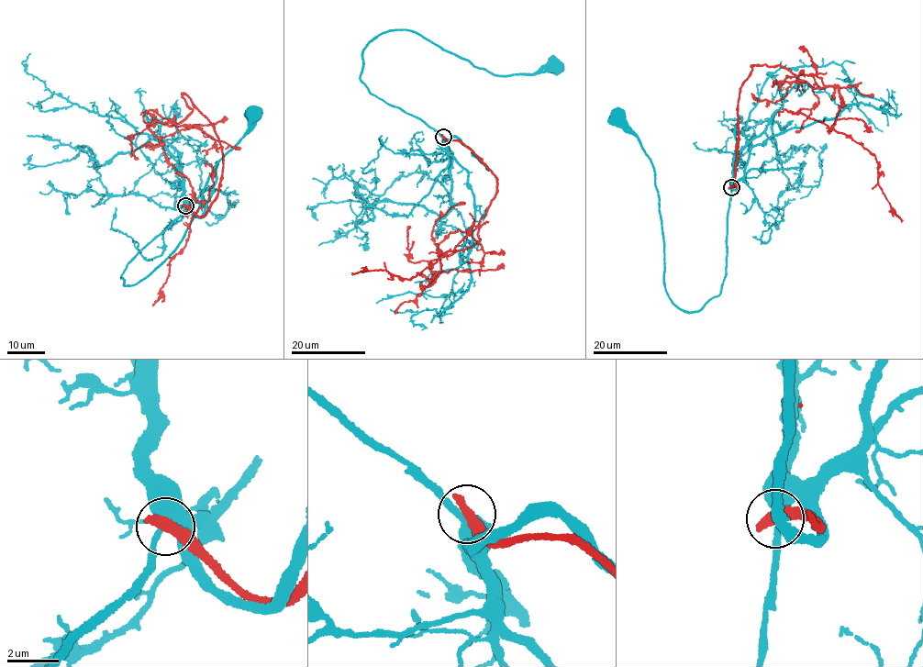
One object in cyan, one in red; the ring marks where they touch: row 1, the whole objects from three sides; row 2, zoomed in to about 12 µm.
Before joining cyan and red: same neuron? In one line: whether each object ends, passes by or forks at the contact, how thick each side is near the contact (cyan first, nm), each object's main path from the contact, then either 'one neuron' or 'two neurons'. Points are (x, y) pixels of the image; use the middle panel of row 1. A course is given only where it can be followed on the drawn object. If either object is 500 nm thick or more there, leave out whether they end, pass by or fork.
cyan passes by | red ends | 360/440 nm | cyan via (443, 137), (361, 81), (370, 41), (396, 29), (417, 33), (500, 76), (557, 64) | red via (443, 137), (497, 180), (479, 239), (429, 262), (431, 283), (444, 255), (409, 279), (351, 273) | two neurons

